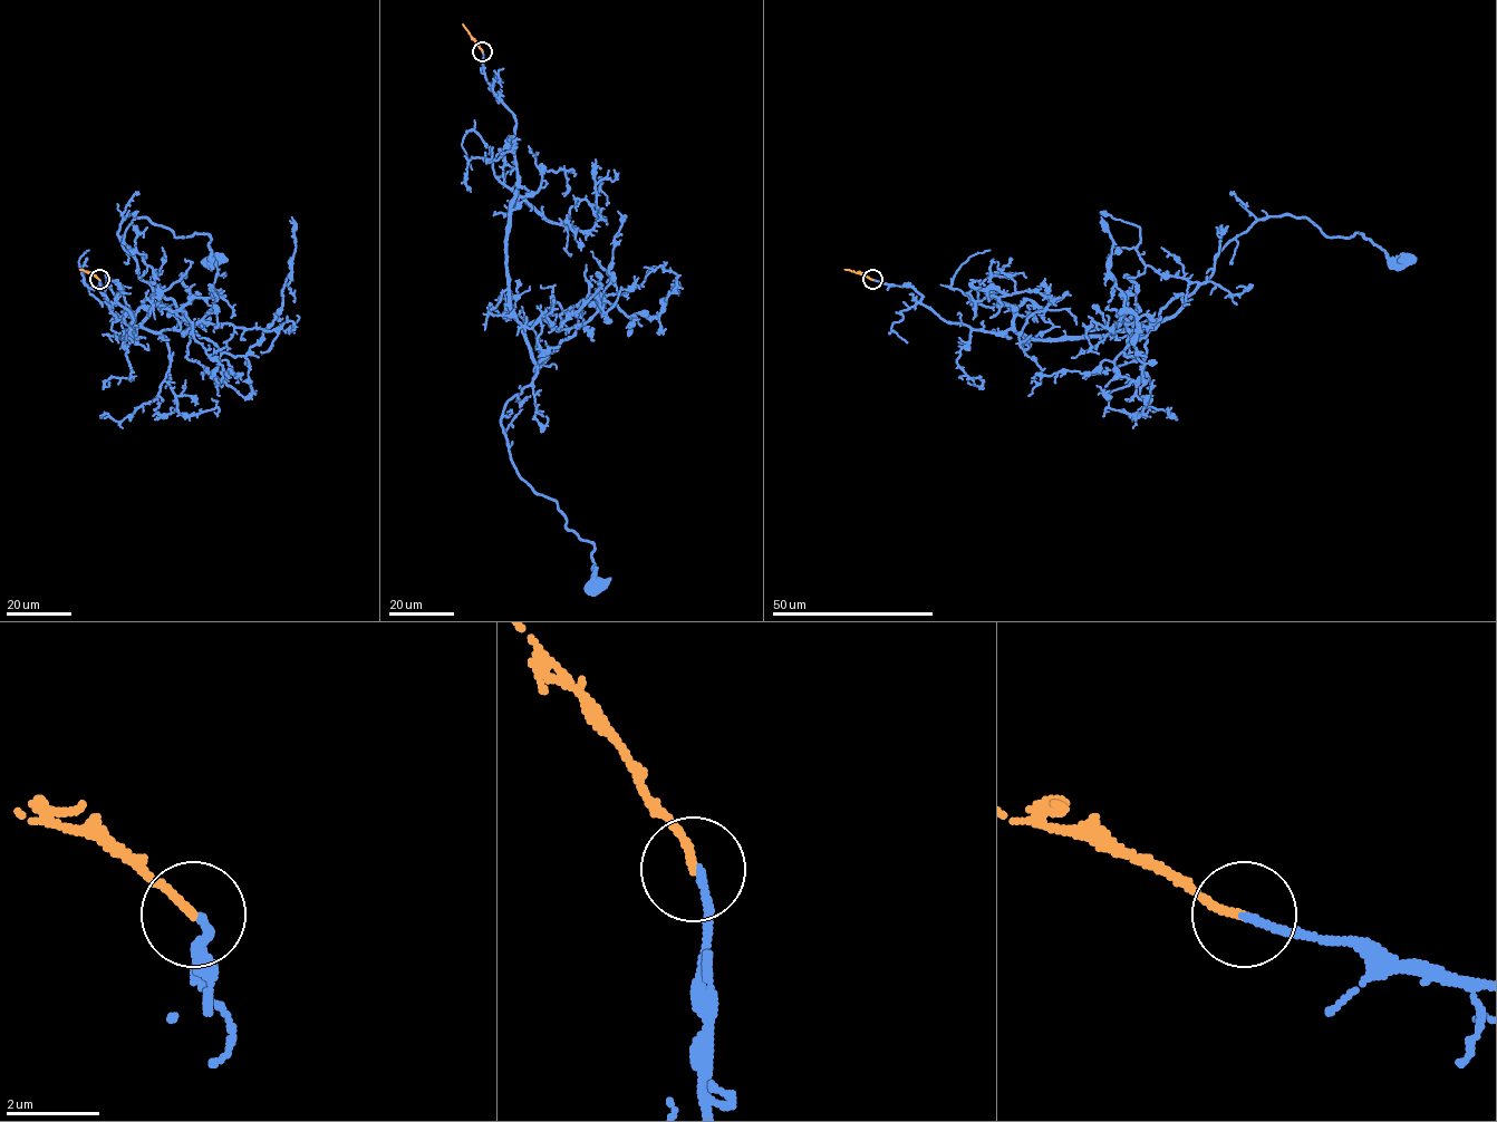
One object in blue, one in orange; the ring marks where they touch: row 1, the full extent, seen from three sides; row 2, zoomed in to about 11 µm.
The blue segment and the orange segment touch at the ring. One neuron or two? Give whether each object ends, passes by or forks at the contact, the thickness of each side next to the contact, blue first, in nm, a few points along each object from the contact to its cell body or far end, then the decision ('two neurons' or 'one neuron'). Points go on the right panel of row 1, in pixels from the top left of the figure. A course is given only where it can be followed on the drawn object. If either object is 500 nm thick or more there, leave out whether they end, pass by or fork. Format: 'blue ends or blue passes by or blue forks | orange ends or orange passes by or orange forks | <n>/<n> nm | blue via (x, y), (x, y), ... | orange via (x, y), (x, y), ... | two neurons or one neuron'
blue ends | orange ends | 150/160 nm | blue via (872, 279), (910, 286), (946, 320), (1064, 339), (1170, 318), (1230, 241), (1273, 216), (1359, 232), (1404, 261) | orange via (872, 279), (844, 269) | one neuron

